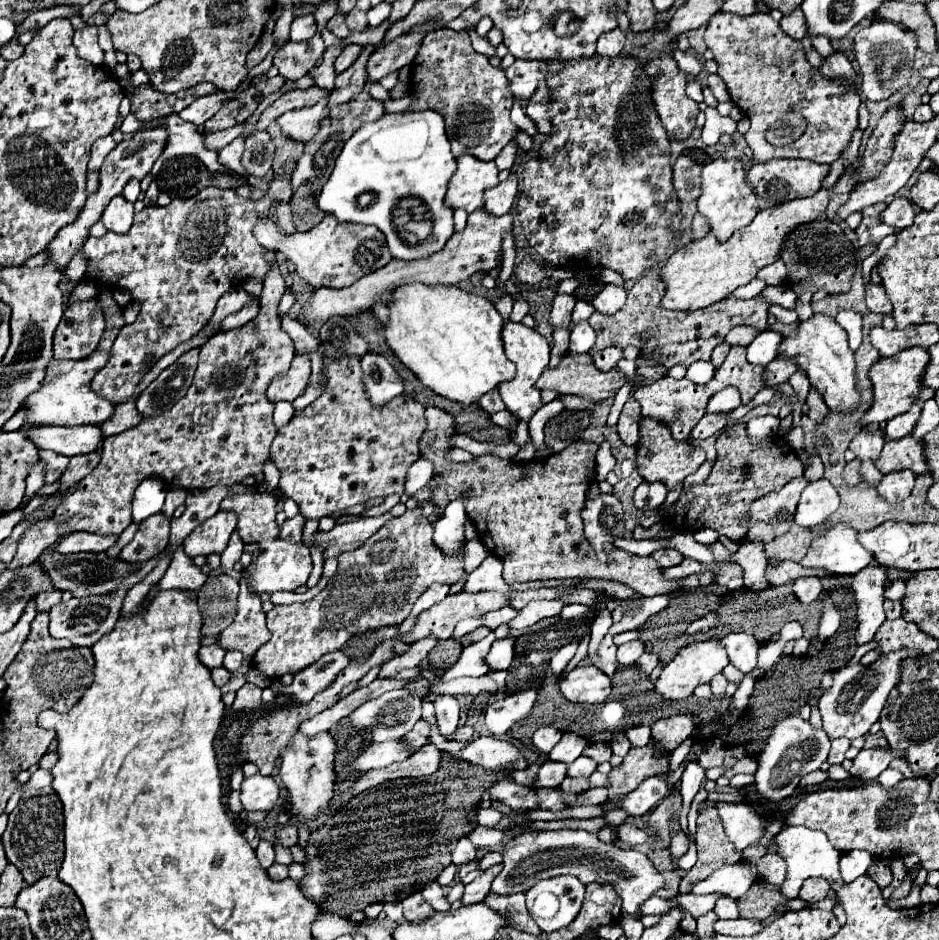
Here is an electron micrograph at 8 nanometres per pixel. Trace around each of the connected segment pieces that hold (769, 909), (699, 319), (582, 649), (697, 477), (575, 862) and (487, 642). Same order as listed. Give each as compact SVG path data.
M761 882L761 886L751 886L753 894L749 892L747 902L741 902L741 916L747 920L765 920L767 916L775 914L775 908L783 904L783 896L777 886Z
M649 270L643 278L635 282L631 288L625 306L611 316L593 312L589 318L593 330L597 332L597 342L593 346L593 354L607 346L635 346L639 348L641 356L649 356L651 352L659 352L659 360L663 366L671 368L675 364L689 366L697 360L711 360L711 352L715 346L723 342L727 332L733 326L749 324L755 328L767 326L767 314L771 302L767 302L763 296L755 296L751 300L737 300L737 298L725 298L709 308L703 310L667 310L661 306L661 298L665 296L665 284L661 282L659 270Z
M587 633L582 640L579 641L579 645L574 657L570 660L566 666L563 676L567 676L571 670L573 670L578 663L587 657L588 654L588 645L589 645L590 633Z
M705 461L695 473L685 478L685 480L683 481L683 486L687 487L692 484L704 482L707 476L709 476L712 466L713 466L712 463L710 463L709 461Z
M555 830L555 832L527 832L511 838L503 850L505 868L493 880L493 894L517 894L527 892L535 882L553 876L575 876L585 886L591 882L609 884L623 900L623 912L641 918L641 904L663 886L663 874L655 870L651 860L637 852L617 848L615 844L605 844L597 840L595 834L585 830Z
M491 632L483 640L471 644L471 646L465 646L457 664L451 670L447 670L441 679L451 680L457 676L483 676L483 674L487 674L489 666L485 662L485 656L487 656L493 640L495 640L495 634Z

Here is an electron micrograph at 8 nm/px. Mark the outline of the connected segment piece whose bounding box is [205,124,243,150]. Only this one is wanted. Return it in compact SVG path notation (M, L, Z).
M237 124L237 126L233 126L233 128L229 128L229 130L215 132L215 134L207 134L207 136L205 136L205 144L207 144L207 148L211 148L211 150L221 150L225 144L229 144L229 142L233 142L237 136L241 136L241 132L243 132L243 124Z

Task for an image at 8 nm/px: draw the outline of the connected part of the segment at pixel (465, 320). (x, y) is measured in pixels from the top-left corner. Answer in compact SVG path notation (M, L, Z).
M413 282L393 290L387 306L389 320L383 326L387 346L423 382L423 386L433 390L435 394L469 406L477 404L489 390L497 388L501 382L509 382L515 378L515 366L511 360L507 360L501 342L501 330L505 326L505 320L495 310L491 300L467 294L457 286L427 286Z

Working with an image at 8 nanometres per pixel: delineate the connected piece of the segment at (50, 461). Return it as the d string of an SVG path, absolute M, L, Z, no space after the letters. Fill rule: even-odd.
M41 452L41 458L47 462L47 476L45 476L45 484L53 484L55 480L61 478L61 474L65 472L65 468L69 466L69 458L57 452Z

